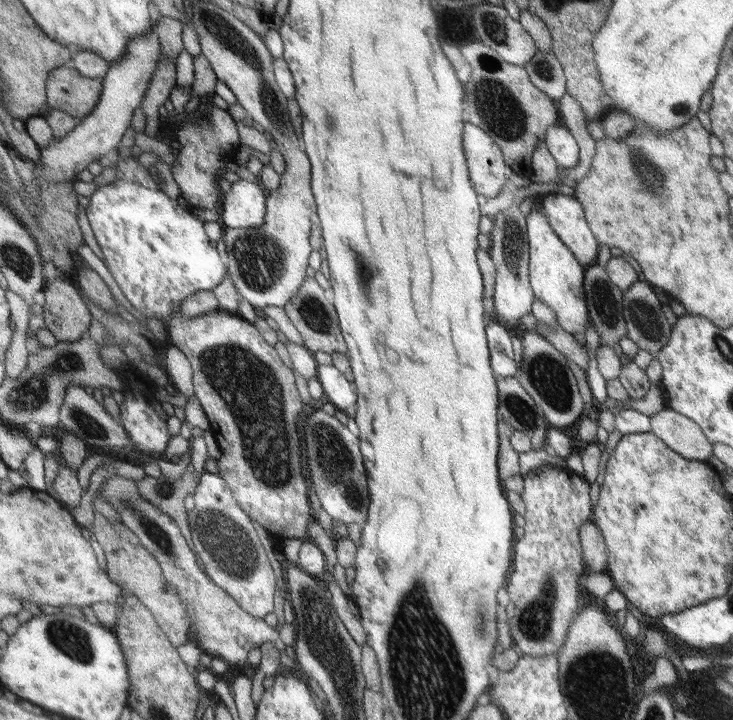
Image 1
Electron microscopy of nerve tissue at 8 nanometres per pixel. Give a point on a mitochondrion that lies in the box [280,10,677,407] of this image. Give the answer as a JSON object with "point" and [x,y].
{"point":[504,116]}

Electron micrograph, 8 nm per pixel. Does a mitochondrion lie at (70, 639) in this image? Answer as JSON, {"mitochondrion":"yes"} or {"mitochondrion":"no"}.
{"mitochondrion":"yes"}

